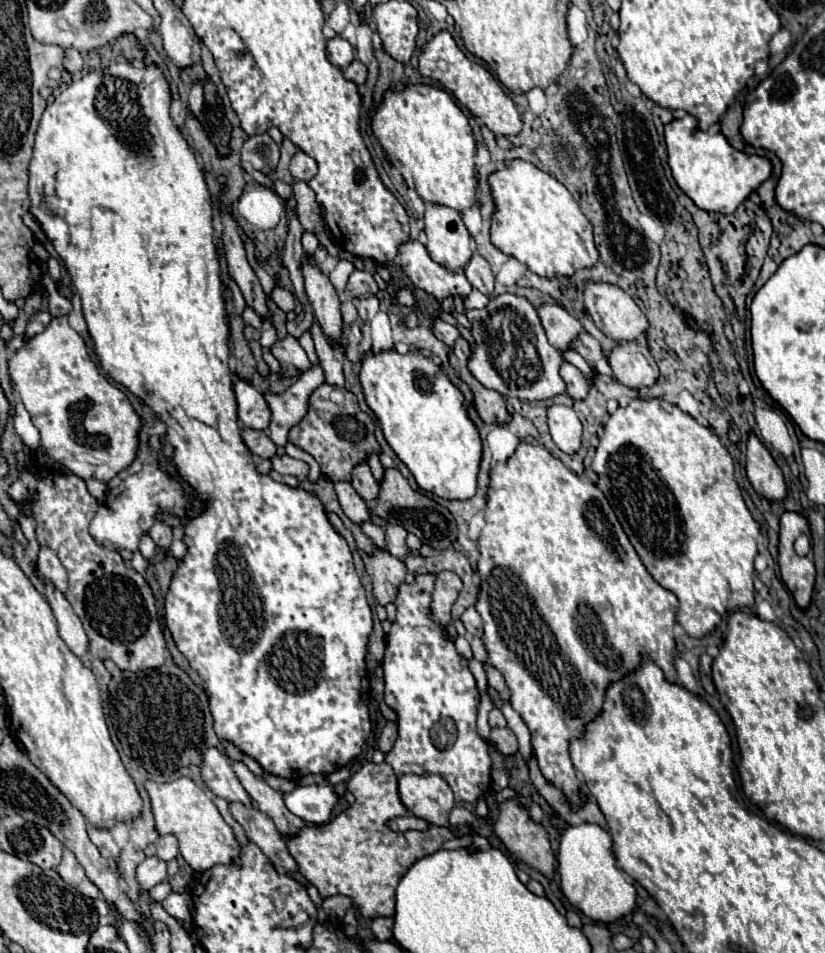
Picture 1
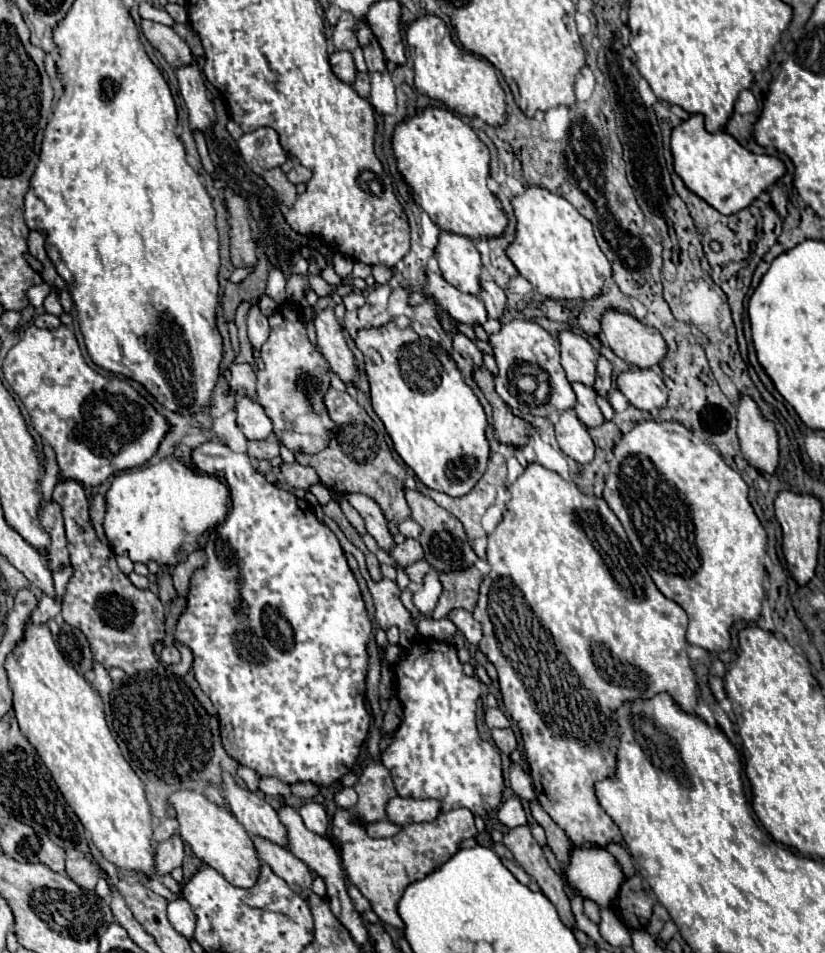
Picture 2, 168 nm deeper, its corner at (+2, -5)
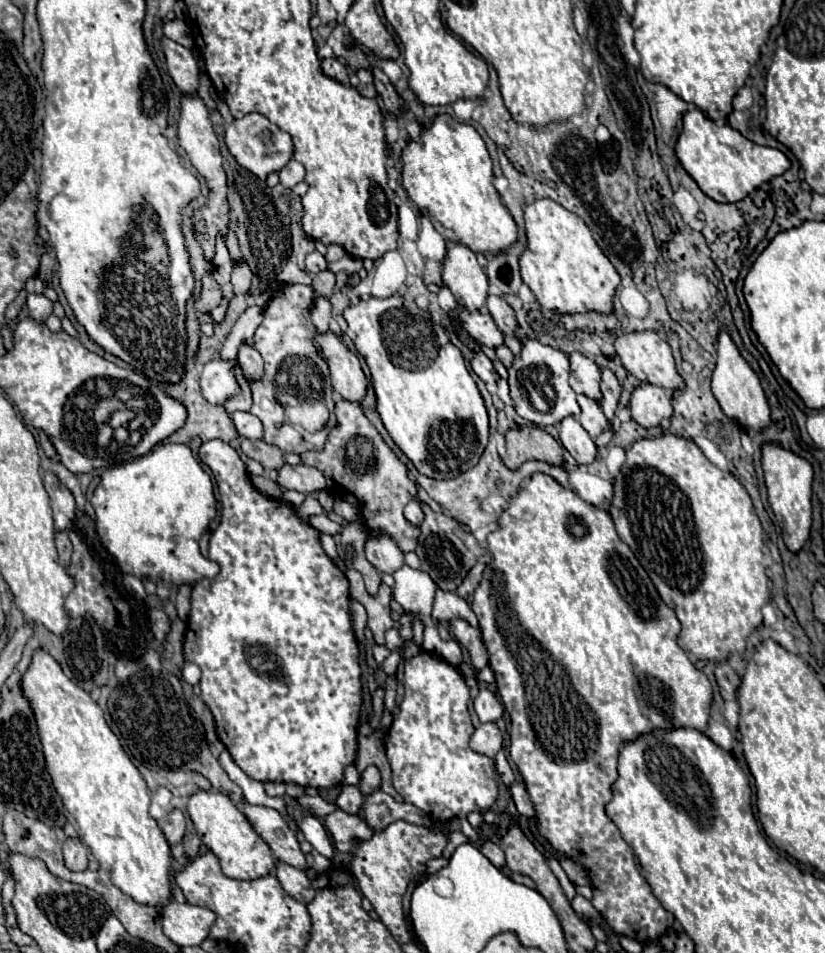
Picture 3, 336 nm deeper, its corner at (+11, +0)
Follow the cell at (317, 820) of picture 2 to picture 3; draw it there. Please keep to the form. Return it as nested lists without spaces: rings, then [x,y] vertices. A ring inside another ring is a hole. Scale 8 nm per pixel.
[[[305,815],[305,817],[301,819],[301,823],[299,823],[299,829],[303,831],[305,839],[311,843],[313,851],[317,851],[317,853],[321,853],[321,855],[325,855],[325,857],[331,859],[331,855],[333,855],[333,845],[331,845],[331,841],[329,841],[329,837],[327,837],[327,831],[325,831],[323,823],[321,823],[317,817]]]

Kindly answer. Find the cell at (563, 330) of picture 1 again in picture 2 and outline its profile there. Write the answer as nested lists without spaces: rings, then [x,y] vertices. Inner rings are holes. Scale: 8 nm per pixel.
[[[572,330],[558,332],[558,342],[560,342],[560,364],[566,370],[568,380],[592,386],[598,356],[592,344]]]

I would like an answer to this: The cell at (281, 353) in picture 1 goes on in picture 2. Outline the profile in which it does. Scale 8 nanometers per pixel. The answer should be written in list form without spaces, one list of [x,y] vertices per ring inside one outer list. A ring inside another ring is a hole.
[[[286,302],[286,306],[280,306],[270,316],[270,336],[260,352],[266,368],[258,372],[258,402],[272,420],[274,434],[286,448],[292,452],[318,452],[328,444],[332,434],[332,422],[322,402],[322,396],[330,388],[330,368],[324,356],[308,342],[298,308],[288,304],[292,302]]]

